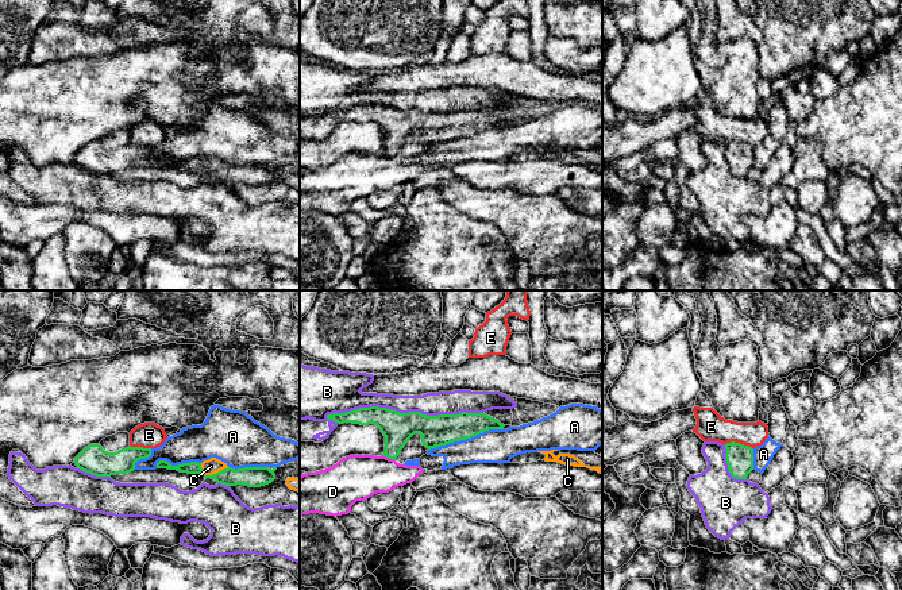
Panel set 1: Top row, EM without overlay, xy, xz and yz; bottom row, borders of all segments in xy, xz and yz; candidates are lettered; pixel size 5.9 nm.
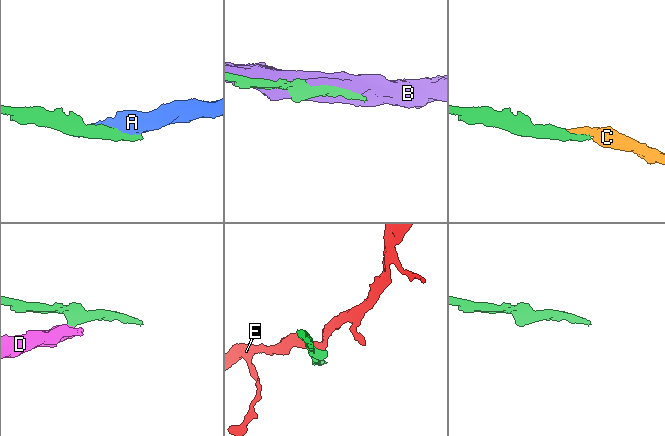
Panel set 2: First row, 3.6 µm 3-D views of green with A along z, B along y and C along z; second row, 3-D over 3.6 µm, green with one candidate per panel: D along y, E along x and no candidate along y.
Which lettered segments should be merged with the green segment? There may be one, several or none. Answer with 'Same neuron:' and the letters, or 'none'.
Same neuron: C

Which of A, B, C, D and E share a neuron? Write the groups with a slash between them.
A D / B / C / E

